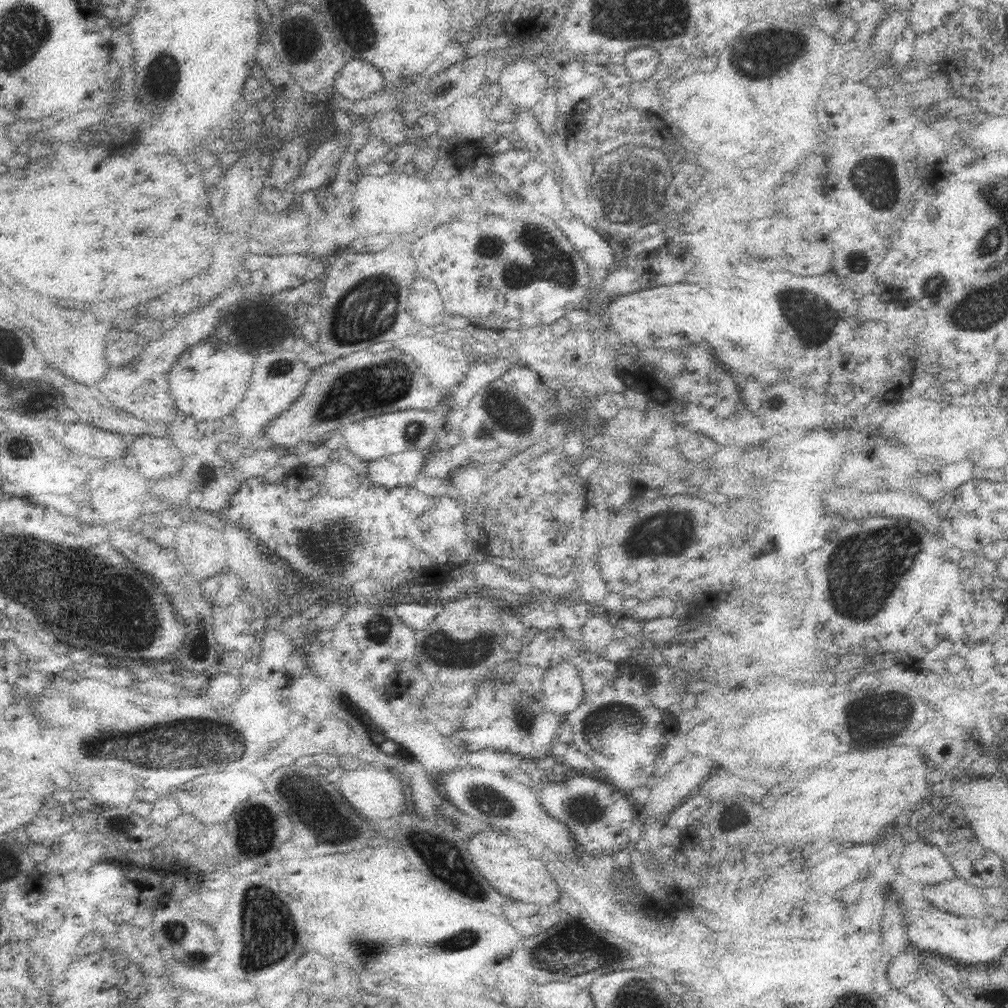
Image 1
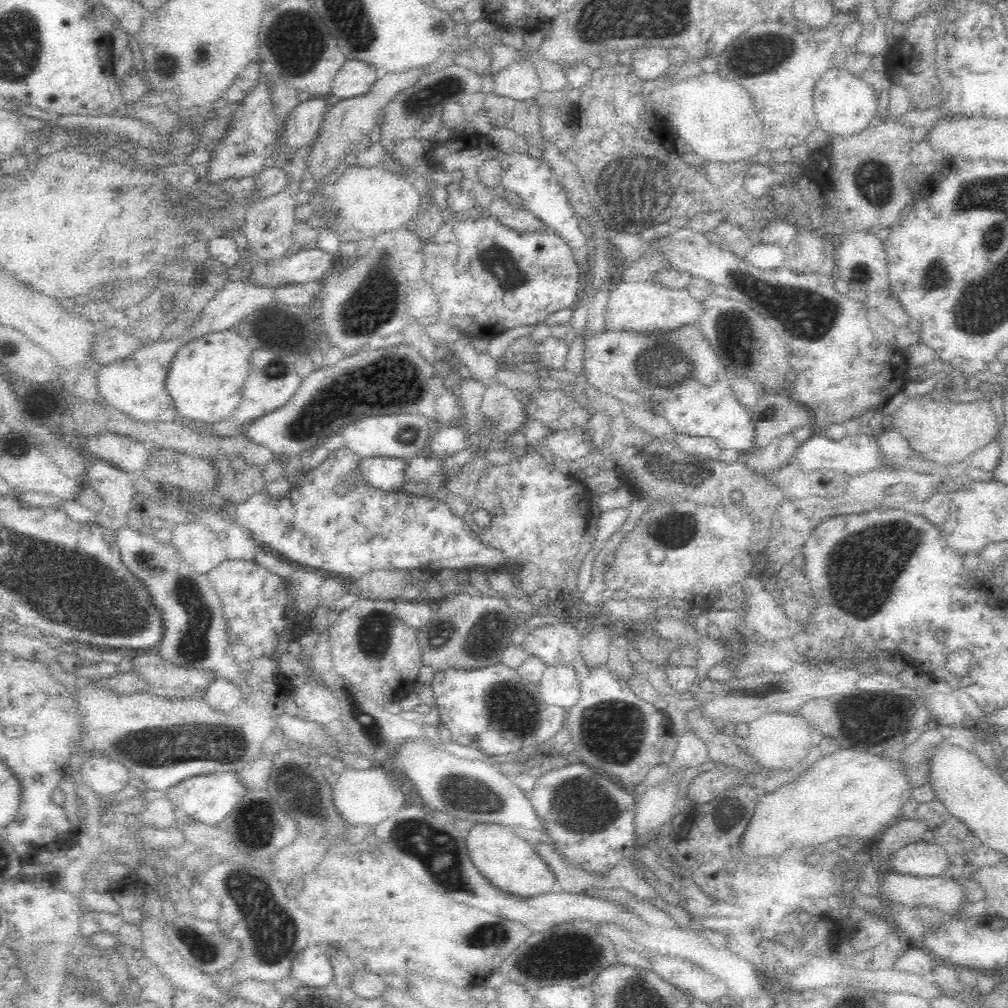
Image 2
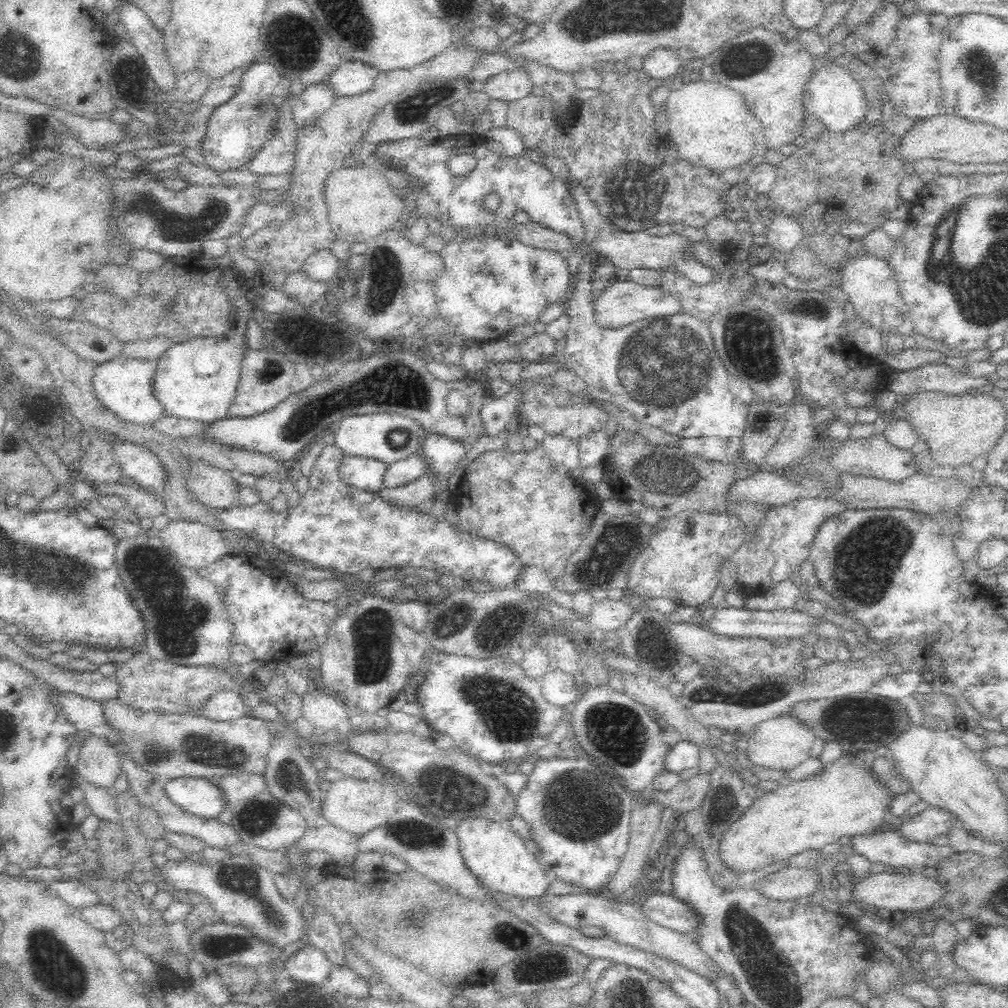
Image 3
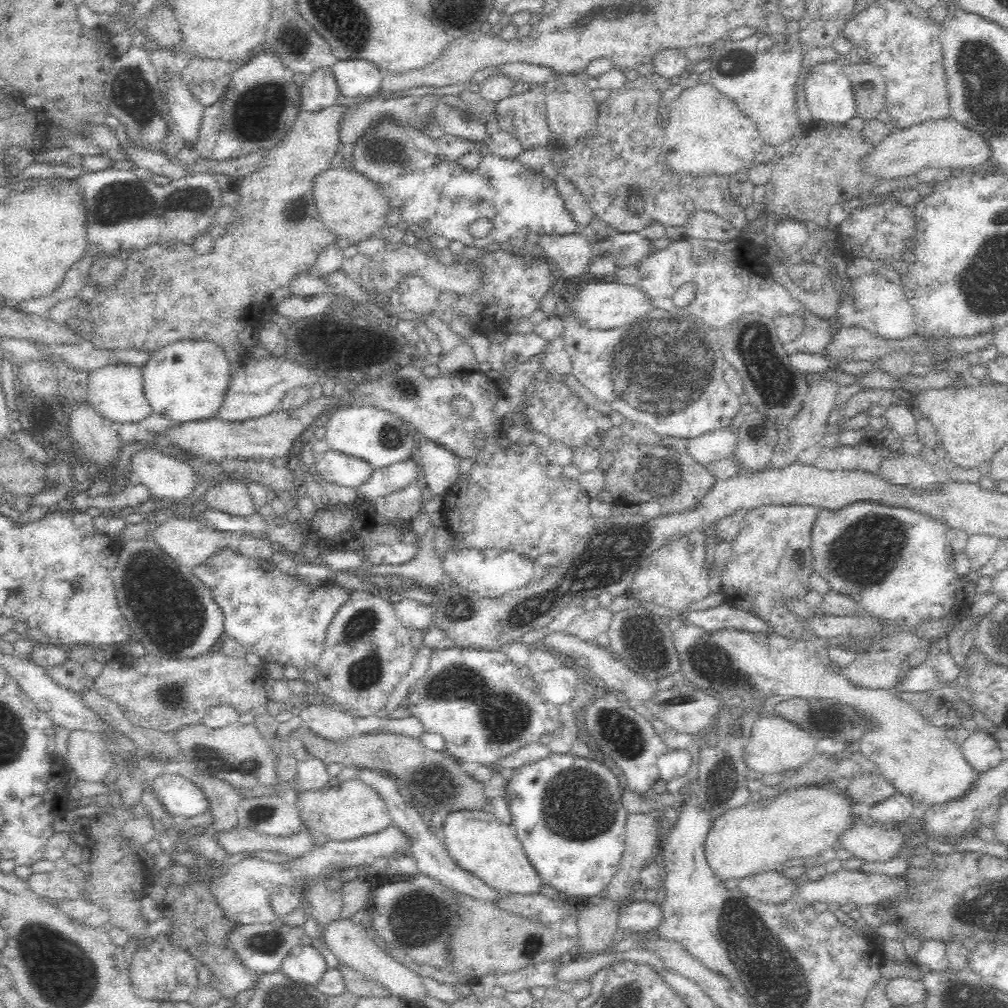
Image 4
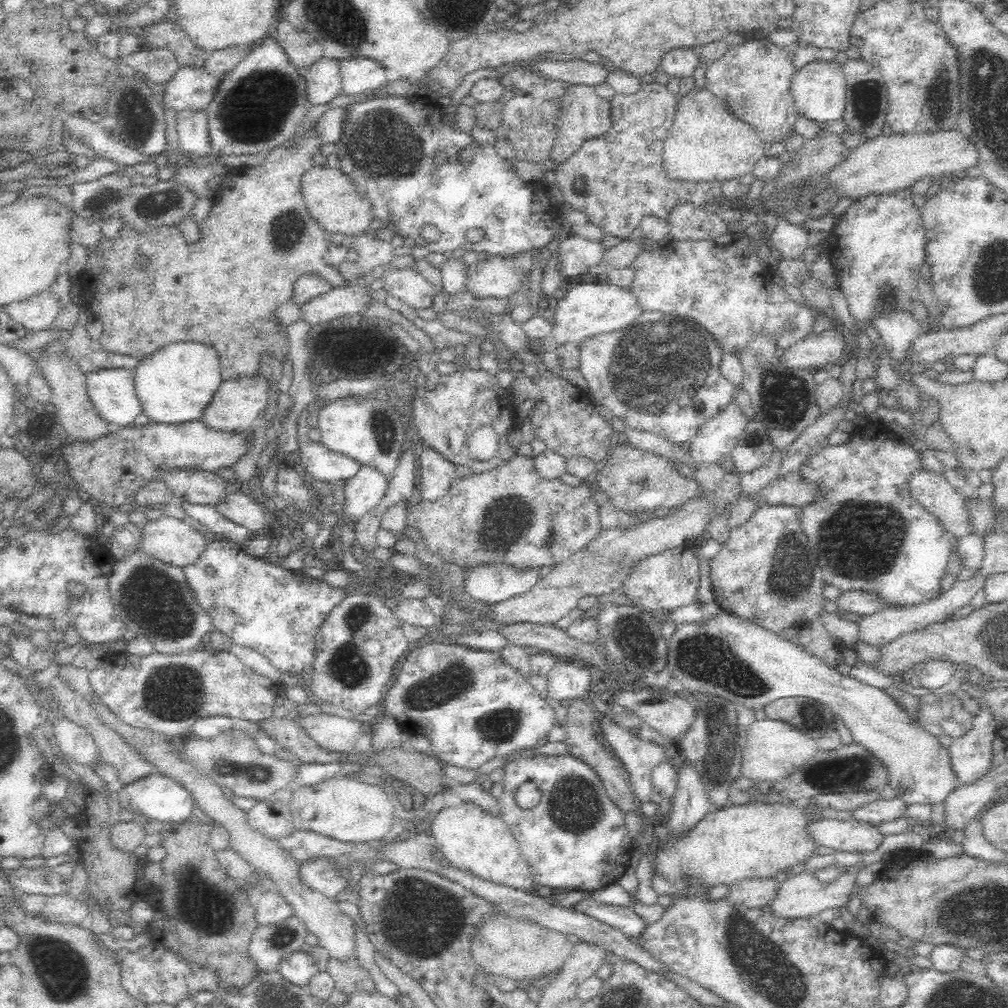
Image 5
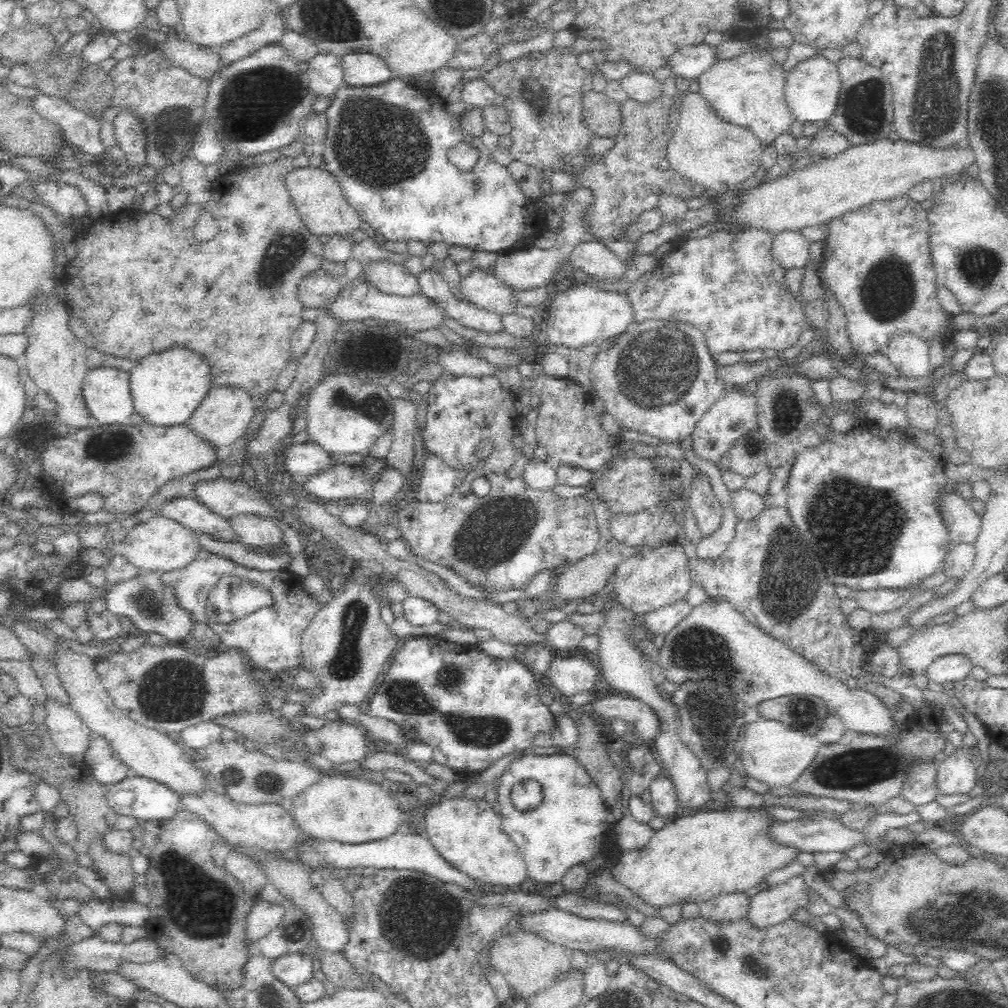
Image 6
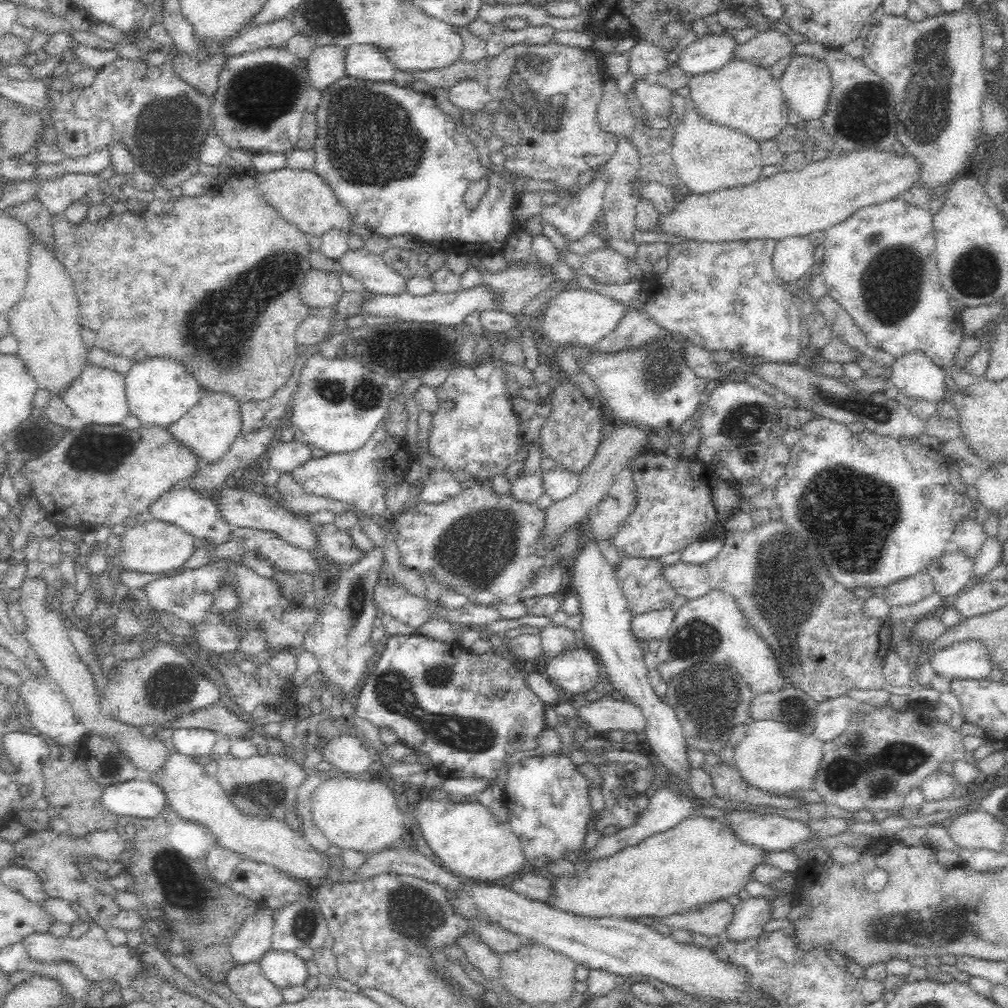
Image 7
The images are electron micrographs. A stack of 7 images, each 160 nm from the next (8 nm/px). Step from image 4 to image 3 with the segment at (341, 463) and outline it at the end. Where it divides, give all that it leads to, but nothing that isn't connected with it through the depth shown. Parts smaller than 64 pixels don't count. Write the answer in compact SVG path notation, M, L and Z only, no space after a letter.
M347 455L341 464L344 482L364 490L379 492L385 486L385 474L390 464L375 458Z

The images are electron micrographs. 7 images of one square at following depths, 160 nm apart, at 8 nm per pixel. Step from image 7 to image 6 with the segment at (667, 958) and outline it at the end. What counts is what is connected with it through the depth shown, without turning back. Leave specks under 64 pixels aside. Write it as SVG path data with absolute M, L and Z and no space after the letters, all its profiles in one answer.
M556 907L543 913L522 915L516 919L521 921L520 927L537 932L542 938L563 944L571 949L586 951L590 948L600 948L600 946L617 946L619 950L633 950L633 952L654 949L654 941L645 938L641 931L631 923L624 925L598 919L587 919Z

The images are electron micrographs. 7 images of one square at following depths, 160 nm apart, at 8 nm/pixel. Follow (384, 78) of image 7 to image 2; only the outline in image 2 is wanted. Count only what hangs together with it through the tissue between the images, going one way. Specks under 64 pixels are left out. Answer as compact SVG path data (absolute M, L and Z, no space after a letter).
M347 59L331 82L329 98L337 101L360 97L375 85L379 76L378 69L371 64Z

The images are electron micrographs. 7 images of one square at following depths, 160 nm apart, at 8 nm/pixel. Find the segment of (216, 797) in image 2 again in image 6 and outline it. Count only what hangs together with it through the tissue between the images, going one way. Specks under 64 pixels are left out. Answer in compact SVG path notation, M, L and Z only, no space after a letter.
M130 774L109 787L107 807L139 822L170 820L183 810L182 795L151 778Z

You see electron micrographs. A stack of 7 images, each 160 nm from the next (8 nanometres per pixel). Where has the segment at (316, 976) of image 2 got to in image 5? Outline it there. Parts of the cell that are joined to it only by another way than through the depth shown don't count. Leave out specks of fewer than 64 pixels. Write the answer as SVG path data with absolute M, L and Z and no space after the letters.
M303 949L290 952L282 959L277 970L282 977L298 986L308 986L320 971L314 962L311 951Z

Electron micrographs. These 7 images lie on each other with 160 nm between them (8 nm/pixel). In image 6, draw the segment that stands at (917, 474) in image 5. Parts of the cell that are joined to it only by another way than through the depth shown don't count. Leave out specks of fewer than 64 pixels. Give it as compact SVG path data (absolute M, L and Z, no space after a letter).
M950 483L940 486L932 496L936 513L942 517L952 543L975 542L981 526L981 514L969 505L964 489L954 489Z

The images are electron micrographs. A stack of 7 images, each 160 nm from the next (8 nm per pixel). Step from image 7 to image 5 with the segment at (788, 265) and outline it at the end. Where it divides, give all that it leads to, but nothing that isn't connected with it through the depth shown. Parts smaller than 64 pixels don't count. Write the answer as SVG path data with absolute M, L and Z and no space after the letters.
M777 216L769 232L770 240L777 253L784 258L804 258L809 247L809 232L800 225L789 223L784 216Z

